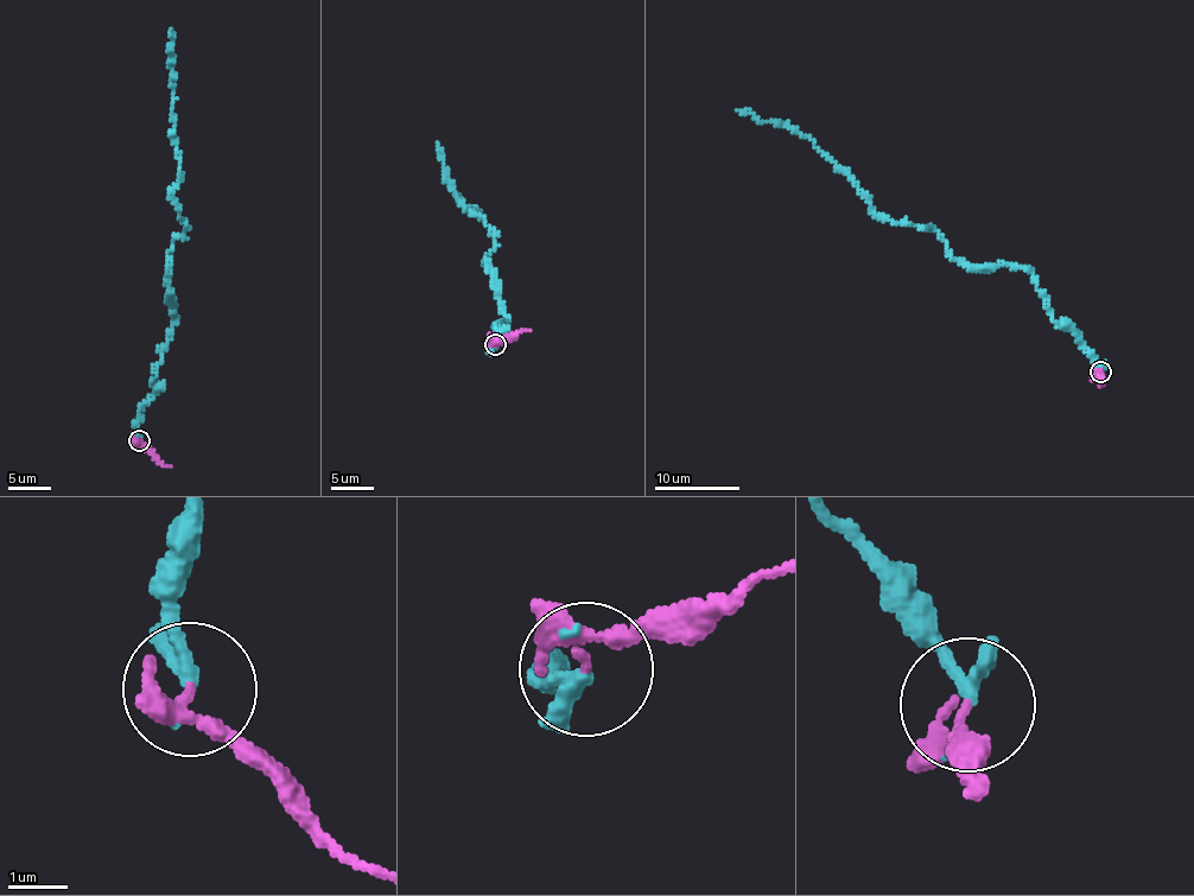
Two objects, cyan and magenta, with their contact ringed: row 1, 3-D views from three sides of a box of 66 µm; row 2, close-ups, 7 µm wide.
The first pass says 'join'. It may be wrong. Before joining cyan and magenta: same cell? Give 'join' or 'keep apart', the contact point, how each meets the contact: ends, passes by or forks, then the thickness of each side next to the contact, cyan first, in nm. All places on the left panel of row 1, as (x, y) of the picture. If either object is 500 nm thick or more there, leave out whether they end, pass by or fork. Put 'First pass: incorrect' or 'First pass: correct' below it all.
join; at (139, 440); cyan passes by; magenta forks there; 200 nm thick on the cyan side, 150 nm on the other
First pass: correct

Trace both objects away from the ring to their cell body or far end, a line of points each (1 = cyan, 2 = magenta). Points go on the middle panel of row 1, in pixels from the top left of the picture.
1: (496, 345), (495, 325), (507, 319), (494, 271), (484, 265), (495, 230), (442, 177), (436, 141)
2: (496, 344), (532, 331)

